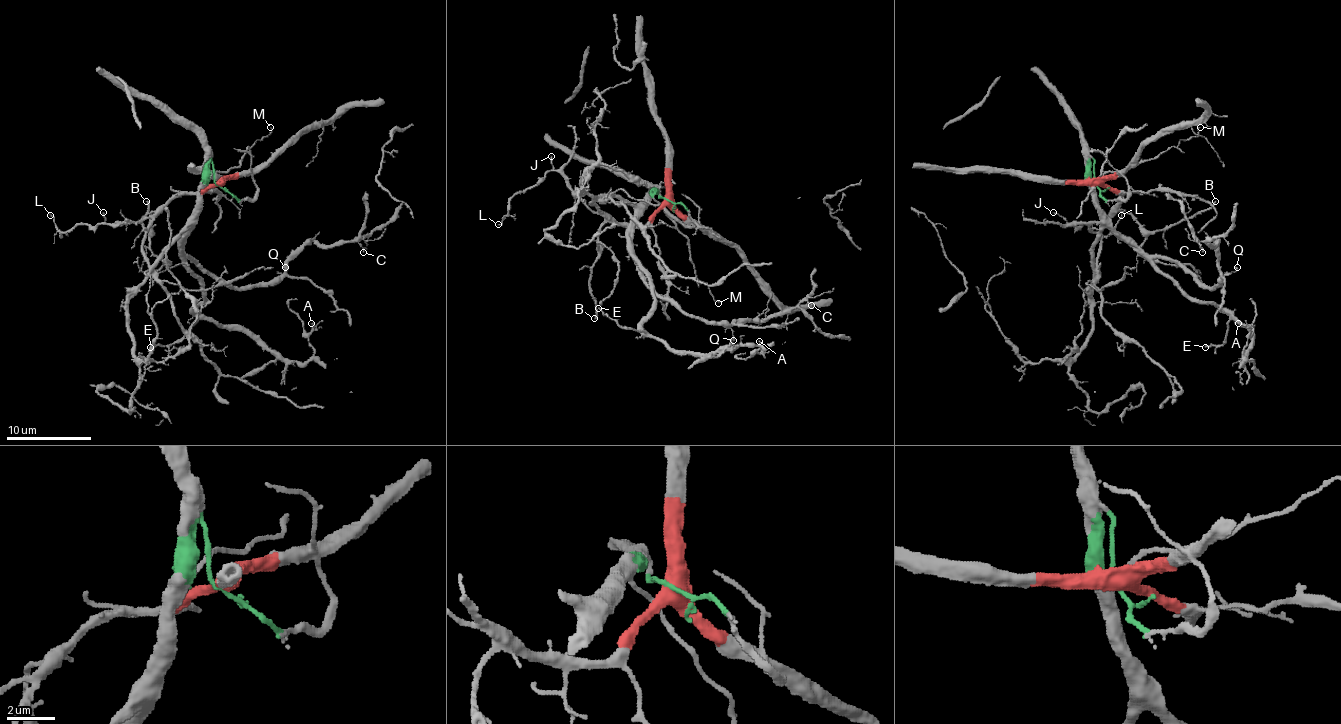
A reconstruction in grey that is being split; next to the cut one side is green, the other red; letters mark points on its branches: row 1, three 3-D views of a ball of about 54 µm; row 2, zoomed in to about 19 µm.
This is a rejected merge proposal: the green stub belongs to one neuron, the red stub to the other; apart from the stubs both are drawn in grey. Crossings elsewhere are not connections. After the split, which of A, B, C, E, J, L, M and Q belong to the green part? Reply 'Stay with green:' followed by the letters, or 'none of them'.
Stay with green: A, C, E, M, Q

